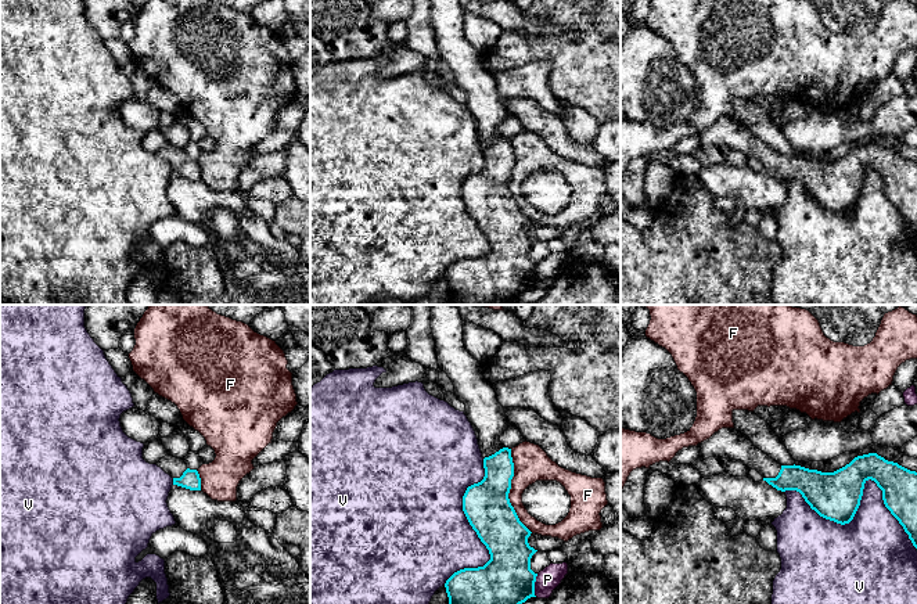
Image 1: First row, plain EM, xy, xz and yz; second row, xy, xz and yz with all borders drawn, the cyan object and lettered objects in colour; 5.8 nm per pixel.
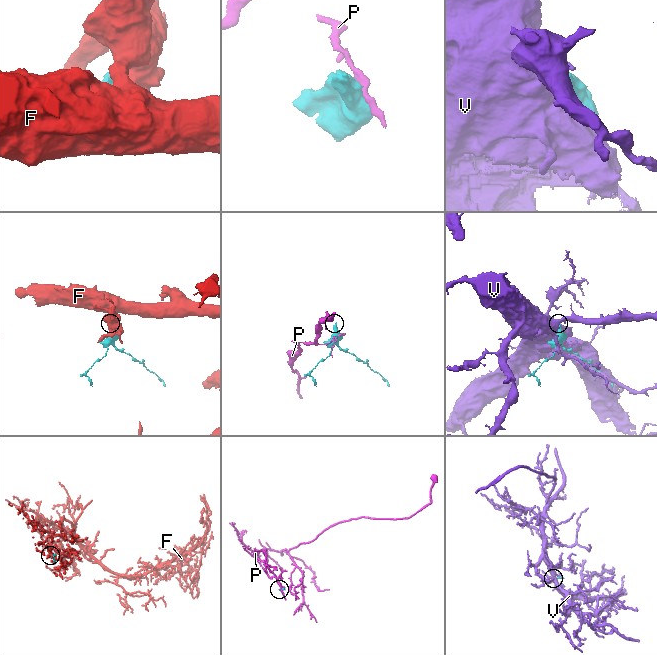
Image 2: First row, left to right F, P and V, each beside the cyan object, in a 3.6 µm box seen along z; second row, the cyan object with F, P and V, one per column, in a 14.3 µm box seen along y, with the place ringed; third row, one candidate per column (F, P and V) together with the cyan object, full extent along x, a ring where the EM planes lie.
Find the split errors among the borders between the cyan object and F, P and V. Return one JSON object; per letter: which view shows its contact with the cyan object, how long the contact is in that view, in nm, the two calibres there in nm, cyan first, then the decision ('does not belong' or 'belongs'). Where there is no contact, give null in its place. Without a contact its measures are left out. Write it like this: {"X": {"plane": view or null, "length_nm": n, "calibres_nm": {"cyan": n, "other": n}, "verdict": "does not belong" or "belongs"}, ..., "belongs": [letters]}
{"F": {"plane": "xz", "length_nm": 500, "calibres_nm": {"cyan": 280, "other": 200}, "verdict": "does not belong"}, "P": {"plane": "xz", "length_nm": 140, "calibres_nm": {"cyan": 300, "other": 130}, "verdict": "does not belong"}, "V": {"plane": "yz", "length_nm": 850, "calibres_nm": {"cyan": 280, "other": 340}, "verdict": "does not belong"}, "belongs": []}

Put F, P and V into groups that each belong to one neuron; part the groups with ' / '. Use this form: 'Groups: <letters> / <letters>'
Groups: F / P / V

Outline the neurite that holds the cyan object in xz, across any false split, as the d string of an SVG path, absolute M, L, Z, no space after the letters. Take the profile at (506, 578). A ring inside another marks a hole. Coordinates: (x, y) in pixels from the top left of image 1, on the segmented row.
M503 447L485 457L483 468L483 479L468 486L463 496L463 511L489 550L490 560L483 567L460 569L446 580L449 604L522 604L536 597L537 574L531 569L531 558L537 550L529 546L532 532L519 521L508 499L514 477L511 449Z

